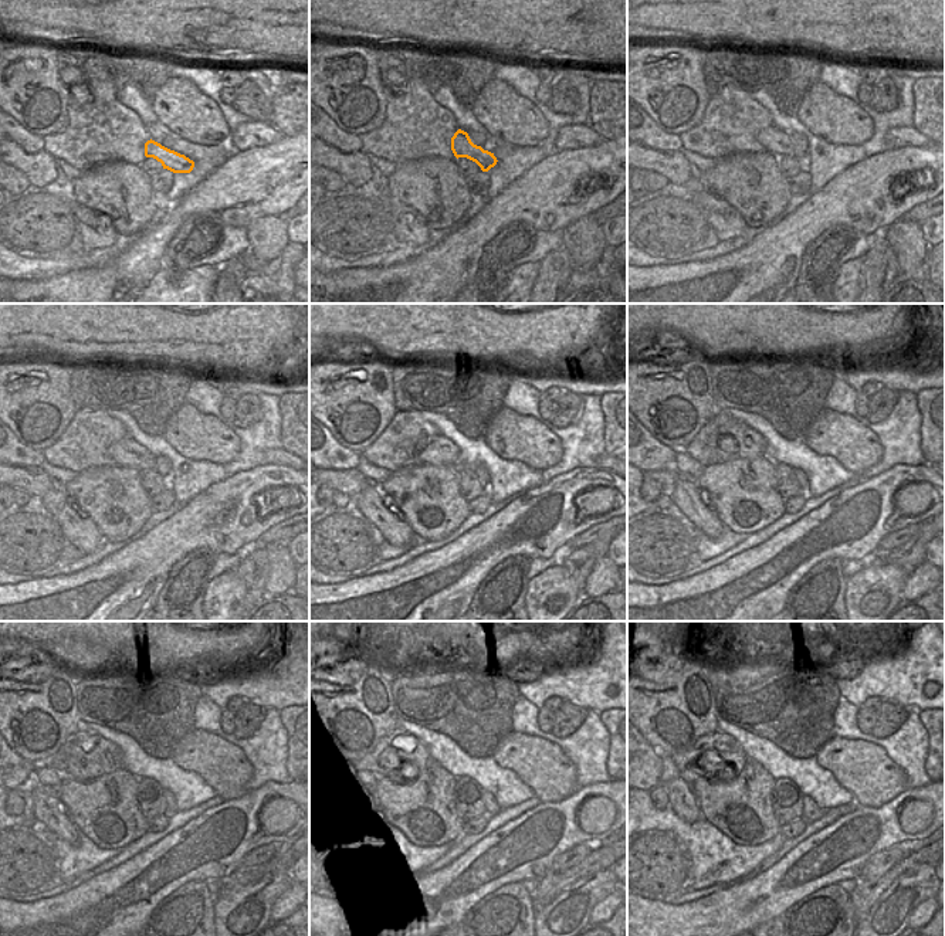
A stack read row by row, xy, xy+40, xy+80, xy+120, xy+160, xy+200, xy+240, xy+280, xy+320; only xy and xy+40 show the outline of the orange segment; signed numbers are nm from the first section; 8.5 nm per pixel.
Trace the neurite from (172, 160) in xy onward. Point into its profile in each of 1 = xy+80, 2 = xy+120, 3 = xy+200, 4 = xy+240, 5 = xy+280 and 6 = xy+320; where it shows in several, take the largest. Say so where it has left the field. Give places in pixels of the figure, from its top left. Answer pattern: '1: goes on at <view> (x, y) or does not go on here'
1: goes on at xy+80 (774, 141)
2: goes on at xy+120 (126, 453)
3: goes on at xy+200 (748, 443)
4: goes on at xy+240 (95, 748)
5: goes on at xy+280 (413, 750)
6: goes on at xy+320 (724, 746)

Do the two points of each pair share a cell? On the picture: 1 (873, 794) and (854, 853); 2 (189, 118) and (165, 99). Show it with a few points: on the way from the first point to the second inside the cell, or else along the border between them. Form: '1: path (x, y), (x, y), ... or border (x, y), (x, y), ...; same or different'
1: border (900, 794), (877, 807), (859, 807); different
2: path (183, 112), (175, 104), (170, 104); same

